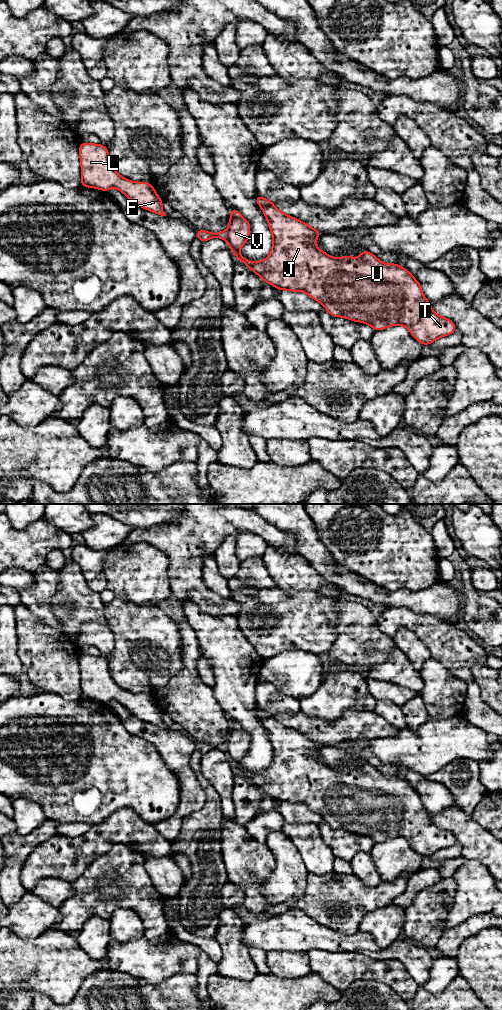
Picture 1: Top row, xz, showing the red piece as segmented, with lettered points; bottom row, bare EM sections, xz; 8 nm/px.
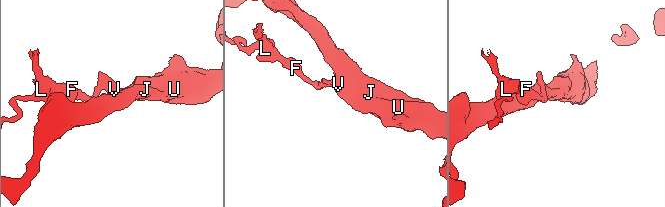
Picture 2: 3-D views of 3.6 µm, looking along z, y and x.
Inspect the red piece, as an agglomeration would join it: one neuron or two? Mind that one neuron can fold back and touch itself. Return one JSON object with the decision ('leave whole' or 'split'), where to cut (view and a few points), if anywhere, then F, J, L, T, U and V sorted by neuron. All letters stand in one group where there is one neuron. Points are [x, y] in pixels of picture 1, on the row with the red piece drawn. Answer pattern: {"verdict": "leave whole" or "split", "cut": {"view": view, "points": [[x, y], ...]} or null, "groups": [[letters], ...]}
{"verdict": "split", "cut": {"view": "xz", "points": [[226, 230], [227, 239]]}, "groups": [["F", "L"], ["J", "T", "U", "V"]]}

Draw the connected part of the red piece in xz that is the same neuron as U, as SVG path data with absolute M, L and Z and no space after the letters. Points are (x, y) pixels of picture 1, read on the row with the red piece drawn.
M258 194L256 202L268 220L273 237L269 256L258 262L241 256L240 248L250 235L250 223L236 209L230 209L227 243L237 260L259 275L264 282L279 290L304 292L320 302L331 316L368 324L375 331L402 325L422 345L429 345L456 330L452 320L433 311L431 303L423 295L420 283L407 269L397 263L385 264L368 251L360 251L360 258L344 255L336 259L316 246L316 239L322 231L286 215L274 206L273 201Z

